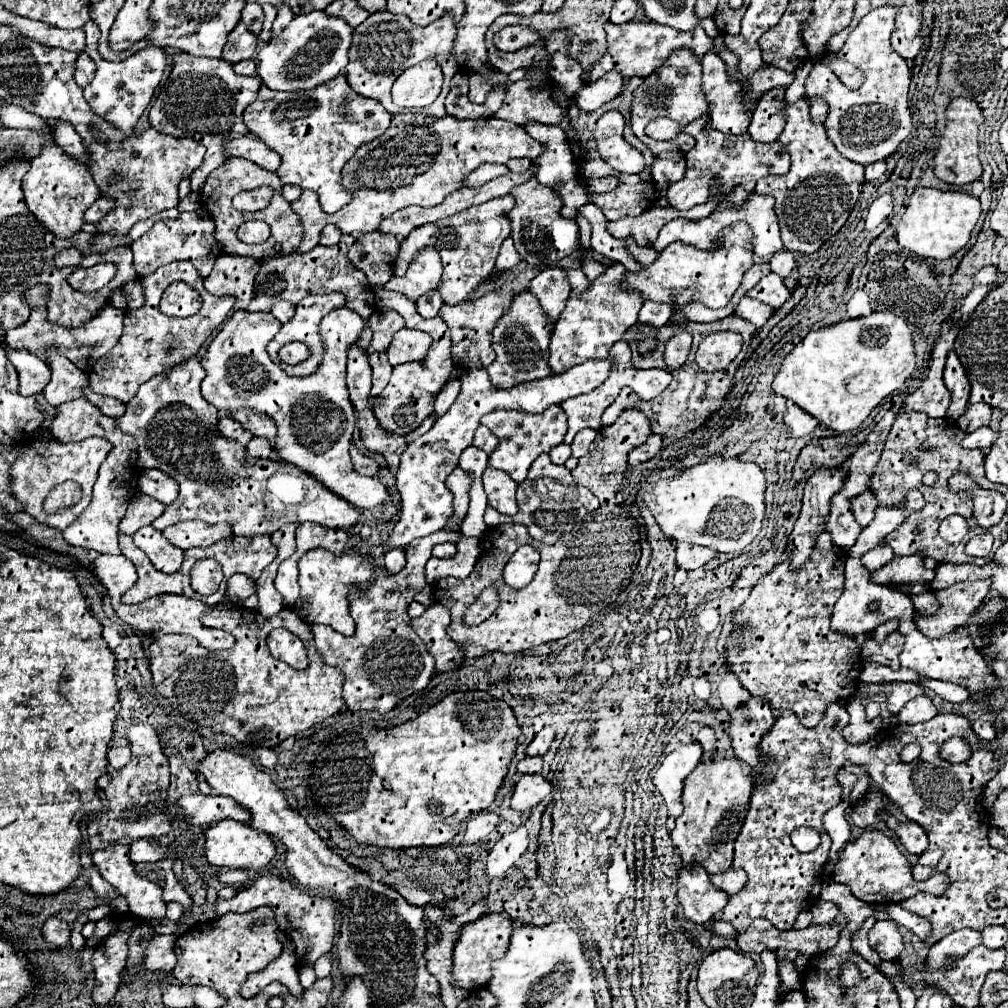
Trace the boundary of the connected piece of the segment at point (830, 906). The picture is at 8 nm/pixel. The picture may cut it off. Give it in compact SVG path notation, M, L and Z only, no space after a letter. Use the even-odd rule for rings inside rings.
M816 901L814 907L812 907L812 915L814 915L814 921L812 925L820 925L820 923L830 923L836 919L838 915L838 907L834 903L826 903L826 901Z

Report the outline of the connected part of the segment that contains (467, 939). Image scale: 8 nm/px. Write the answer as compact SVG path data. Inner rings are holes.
M490 913L482 919L464 925L458 945L454 947L454 967L452 967L452 983L456 987L474 991L478 987L484 987L490 981L490 963L504 957L510 945L512 935L512 919L506 913Z

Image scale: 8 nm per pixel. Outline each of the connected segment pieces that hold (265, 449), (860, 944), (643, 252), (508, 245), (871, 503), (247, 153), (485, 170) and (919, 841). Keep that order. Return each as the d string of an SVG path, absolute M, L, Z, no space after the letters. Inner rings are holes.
M254 437L248 445L246 445L248 453L246 453L246 459L248 461L258 461L260 457L272 457L272 447L270 447L270 441L264 439L264 437Z
M868 917L868 919L862 923L862 927L852 935L852 949L854 949L854 953L858 953L862 959L870 961L872 965L878 965L878 961L880 961L878 953L874 953L874 951L868 947L868 931L872 929L874 923L876 923L874 917Z
M626 239L626 243L628 243L628 249L630 249L630 255L632 255L638 263L642 263L642 265L652 265L652 263L658 259L658 251L654 251L652 247L638 247L638 245L634 245L630 239Z
M508 237L500 247L495 267L500 270L507 270L507 268L514 267L520 261L521 257L516 249L514 249L514 245L512 245L510 237Z
M868 487L864 493L860 493L858 497L854 497L854 499L852 499L852 507L854 507L854 517L856 517L856 521L858 521L862 527L866 527L866 525L872 521L872 517L874 517L874 509L878 507L878 501L876 501L872 489Z
M248 133L244 137L236 137L232 141L226 141L224 153L228 159L230 157L244 157L266 171L276 171L280 165L280 157L274 151L270 151L266 147L266 143L252 133Z
M486 163L482 167L478 167L474 173L470 173L466 179L464 179L464 187L480 187L484 185L486 181L490 179L496 179L500 175L508 173L506 165L492 165L492 163Z
M888 817L886 819L886 825L892 829L892 831L896 831L896 835L900 837L900 841L902 841L902 845L906 847L906 851L908 853L912 853L912 855L922 855L924 851L926 851L926 847L928 847L928 837L926 837L926 833L924 833L924 829L920 827L920 825L916 825L916 823L898 823L898 821L894 821L894 817Z

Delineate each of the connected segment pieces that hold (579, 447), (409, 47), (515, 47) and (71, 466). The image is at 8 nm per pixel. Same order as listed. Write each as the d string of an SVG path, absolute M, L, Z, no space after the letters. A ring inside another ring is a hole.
M584 429L584 431L580 431L580 433L574 437L572 445L570 445L570 447L572 447L572 457L576 457L576 459L584 457L584 455L588 453L588 447L590 447L590 443L594 441L596 433L598 433L598 431L594 431L594 429Z
M388 11L374 13L354 29L354 39L350 45L350 63L346 67L346 79L358 95L380 101L390 113L418 113L420 111L424 115L444 117L446 115L444 99L450 91L450 79L458 71L458 61L454 55L454 39L456 39L456 25L450 21L450 15L430 23L428 27L416 27L416 25L410 25L408 17L396 17L394 13L388 13ZM424 59L436 59L442 67L444 87L442 87L440 97L430 107L420 107L420 109L396 107L390 97L392 83L404 69Z
M510 25L510 27L500 29L494 35L494 45L500 51L508 51L508 53L520 51L522 47L536 45L538 41L540 41L538 33L532 27L524 27L524 25Z
M44 437L42 441L32 441L22 451L22 455L18 457L18 461L12 467L12 491L14 491L16 499L26 505L26 513L30 513L36 521L48 523L50 527L64 531L88 507L90 497L92 497L92 487L98 477L98 469L104 463L104 459L108 457L110 449L112 449L112 443L106 441L104 437L88 437L78 443L58 443L58 441L54 441L54 437ZM68 479L76 481L82 487L82 499L72 507L60 509L58 513L46 513L42 503L44 503L48 491Z

